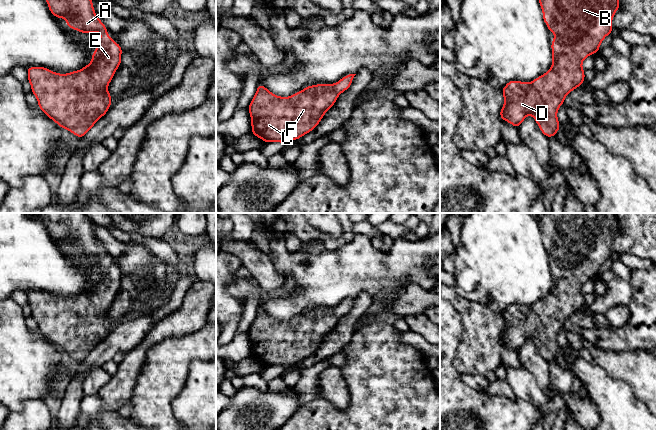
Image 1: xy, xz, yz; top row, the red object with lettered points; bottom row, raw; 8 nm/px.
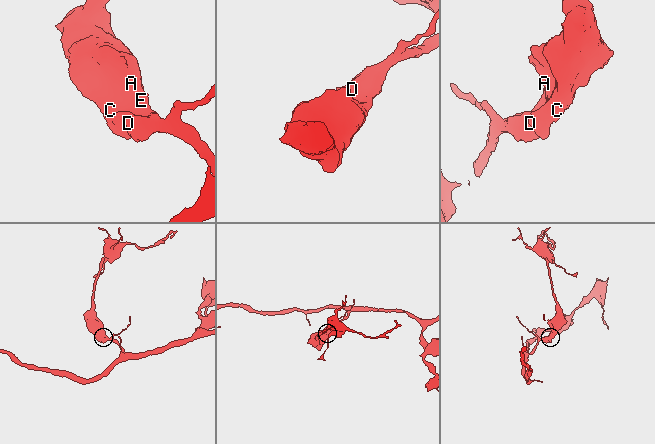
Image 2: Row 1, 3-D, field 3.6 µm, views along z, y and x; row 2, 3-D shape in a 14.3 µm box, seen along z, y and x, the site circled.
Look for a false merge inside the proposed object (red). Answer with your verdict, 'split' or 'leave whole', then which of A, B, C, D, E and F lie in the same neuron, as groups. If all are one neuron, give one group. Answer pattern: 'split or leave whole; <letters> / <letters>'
leave whole; A B C D E F

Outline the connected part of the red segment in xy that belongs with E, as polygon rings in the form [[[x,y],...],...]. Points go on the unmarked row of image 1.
[[[24,213],[31,217],[40,217],[48,227],[49,235],[57,242],[67,244],[66,248],[69,252],[78,254],[81,257],[99,256],[100,263],[97,265],[97,273],[92,278],[92,285],[79,295],[73,295],[68,298],[58,298],[52,296],[45,291],[28,291],[28,305],[31,308],[31,314],[38,324],[39,332],[60,352],[66,352],[74,359],[82,362],[93,351],[93,349],[104,340],[111,330],[110,318],[107,314],[108,308],[111,306],[117,292],[121,288],[122,272],[107,257],[106,250],[96,241],[96,237],[92,228],[91,220],[86,213]]]

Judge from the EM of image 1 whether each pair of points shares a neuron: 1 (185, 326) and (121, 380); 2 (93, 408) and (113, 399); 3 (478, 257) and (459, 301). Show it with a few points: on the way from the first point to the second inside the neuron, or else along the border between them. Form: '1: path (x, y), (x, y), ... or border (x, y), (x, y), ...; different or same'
1: path (167, 327), (159, 332), (140, 351), (133, 362); same
2: border (97, 394), (106, 407), (116, 410); different
3: border (454, 287), (466, 299), (483, 305); different

